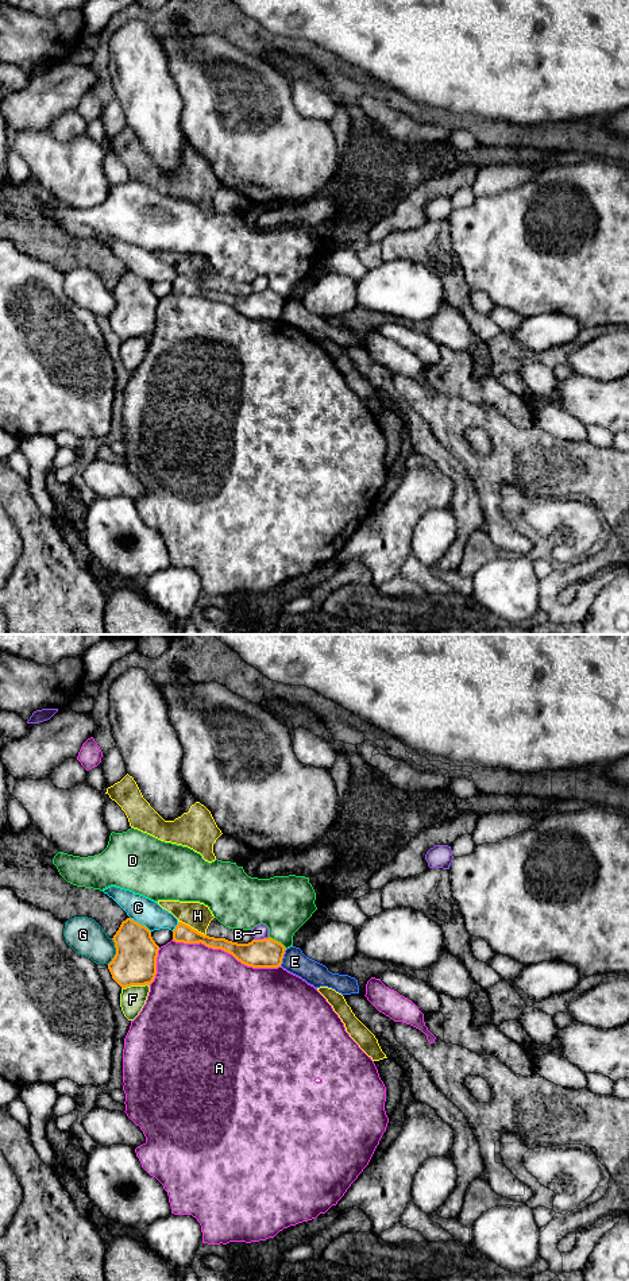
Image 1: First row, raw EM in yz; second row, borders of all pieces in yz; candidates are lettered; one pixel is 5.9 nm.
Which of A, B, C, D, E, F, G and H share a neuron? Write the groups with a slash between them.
A / B / C / D / E / F / G / H

